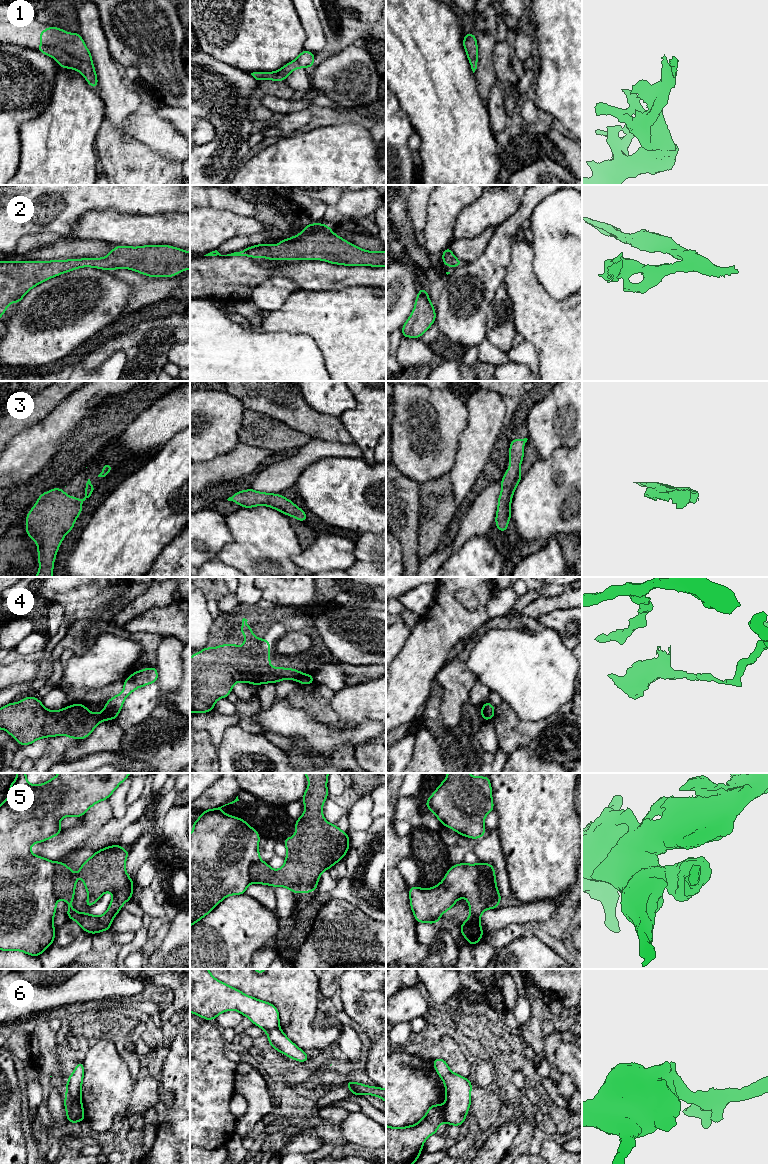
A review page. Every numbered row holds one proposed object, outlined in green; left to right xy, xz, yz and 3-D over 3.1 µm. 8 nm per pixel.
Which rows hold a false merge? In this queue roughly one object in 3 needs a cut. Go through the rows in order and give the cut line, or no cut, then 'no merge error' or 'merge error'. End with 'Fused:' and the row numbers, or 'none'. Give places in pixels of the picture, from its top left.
1: no cut | no merge error
2: no cut | no merge error
3: no cut | no merge error
4: xy (102, 712), (107, 719) | merge error
5: yz (483, 876), (480, 882), (480, 891), (487, 896) | merge error
6: xy (66, 1094), (79, 1106), (80, 1121) | merge error
Fused: 4, 5, 6

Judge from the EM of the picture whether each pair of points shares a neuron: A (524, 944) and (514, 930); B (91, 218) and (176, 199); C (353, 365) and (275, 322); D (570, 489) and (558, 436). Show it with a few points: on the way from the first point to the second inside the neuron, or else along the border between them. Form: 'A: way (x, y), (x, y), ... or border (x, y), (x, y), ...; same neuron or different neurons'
A: border (527, 931), (499, 950); different neurons
B: border (96, 211), (115, 209), (124, 214), (143, 215); different neurons
C: way (334, 346), (310, 322), (294, 322); same neuron
D: border (571, 447), (558, 447), (547, 458), (539, 458); different neurons

